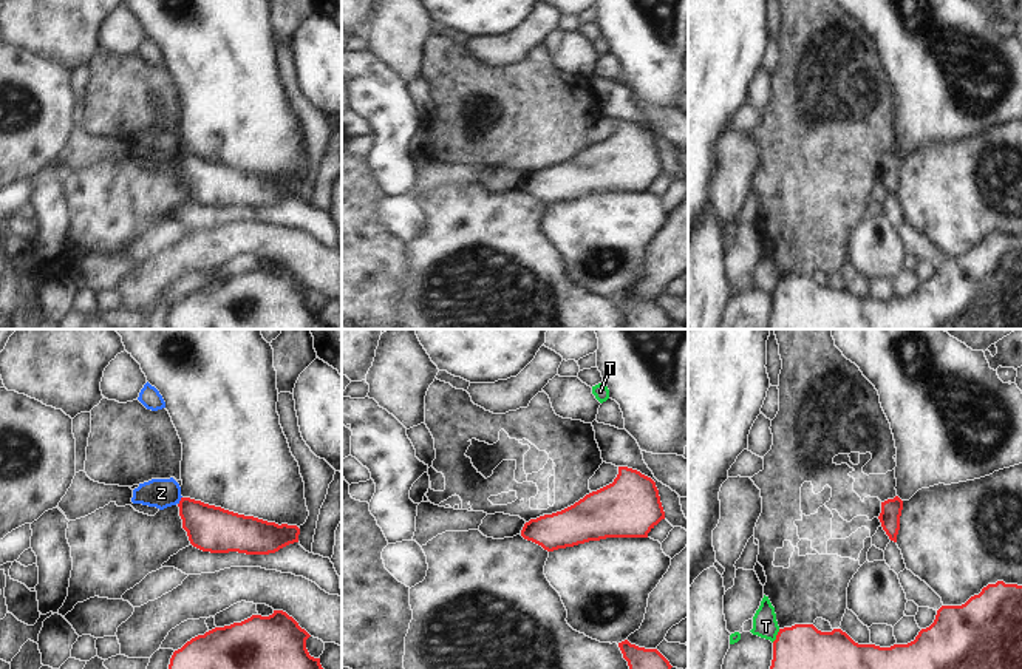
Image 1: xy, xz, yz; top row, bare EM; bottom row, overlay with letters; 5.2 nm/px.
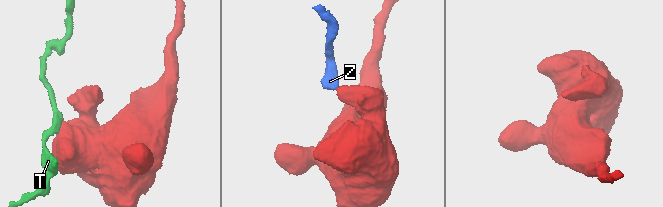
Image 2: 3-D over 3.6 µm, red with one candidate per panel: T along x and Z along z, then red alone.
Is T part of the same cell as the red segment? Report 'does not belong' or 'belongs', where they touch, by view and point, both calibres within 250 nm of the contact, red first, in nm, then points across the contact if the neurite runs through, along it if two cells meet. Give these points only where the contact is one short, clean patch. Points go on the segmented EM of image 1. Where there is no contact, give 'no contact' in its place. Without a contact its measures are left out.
does not belong | yz (776, 635) | 240/130 nm | along yz (780, 629), (772, 641)

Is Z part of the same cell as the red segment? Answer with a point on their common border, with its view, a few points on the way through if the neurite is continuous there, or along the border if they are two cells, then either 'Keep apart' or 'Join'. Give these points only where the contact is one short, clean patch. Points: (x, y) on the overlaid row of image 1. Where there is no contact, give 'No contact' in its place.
Touches red at xy (180, 501). Boundary: xy (181, 496), (178, 504). Keep apart

